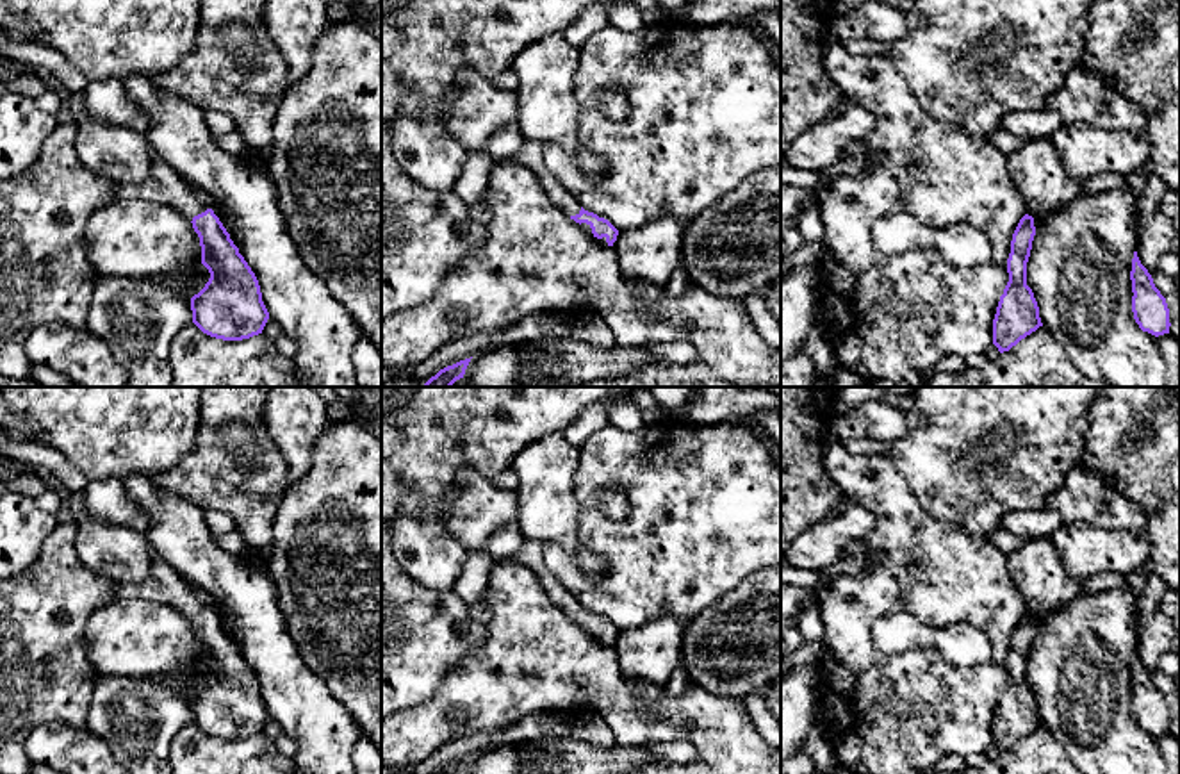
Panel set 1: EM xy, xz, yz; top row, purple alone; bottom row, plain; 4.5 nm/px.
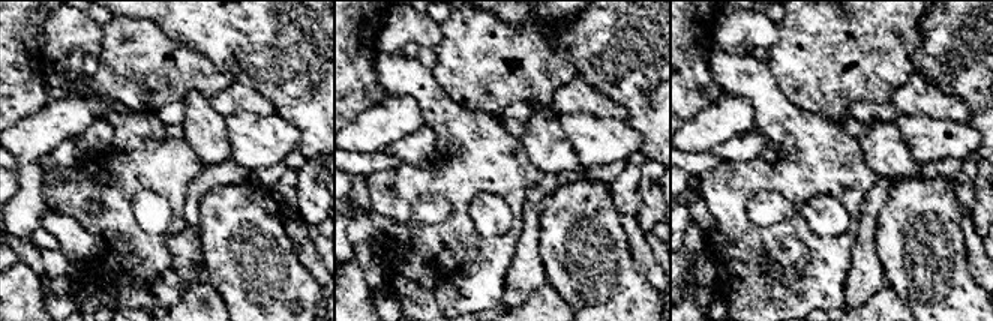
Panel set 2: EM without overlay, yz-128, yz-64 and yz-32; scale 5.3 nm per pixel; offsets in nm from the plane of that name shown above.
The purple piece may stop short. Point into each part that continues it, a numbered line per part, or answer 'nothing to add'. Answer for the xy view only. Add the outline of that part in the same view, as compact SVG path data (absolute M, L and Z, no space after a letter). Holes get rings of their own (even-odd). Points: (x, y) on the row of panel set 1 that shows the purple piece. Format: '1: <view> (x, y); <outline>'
1: xy (164, 184); M148 143L152 155L150 177L141 184L114 184L116 198L141 198L152 202L164 202L178 210L187 221L205 212L209 205L200 194L187 185L187 182L157 153Z

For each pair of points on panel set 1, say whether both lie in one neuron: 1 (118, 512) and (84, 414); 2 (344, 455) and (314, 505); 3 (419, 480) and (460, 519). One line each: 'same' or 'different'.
1: different
2: same
3: different

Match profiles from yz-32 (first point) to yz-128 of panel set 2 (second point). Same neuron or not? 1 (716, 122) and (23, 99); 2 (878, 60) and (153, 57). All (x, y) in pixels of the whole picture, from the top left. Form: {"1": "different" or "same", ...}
{"1": "different", "2": "same"}

